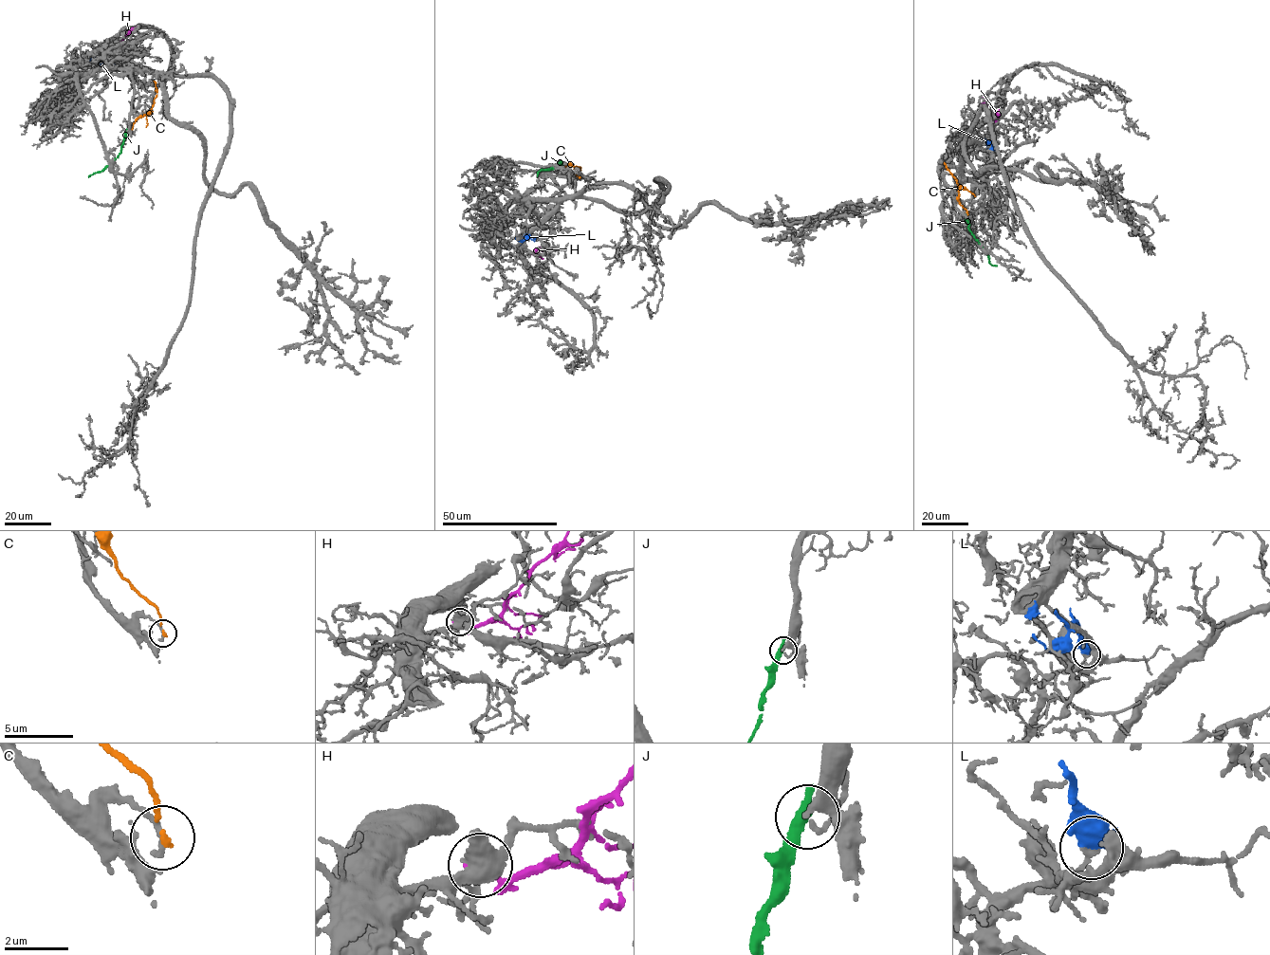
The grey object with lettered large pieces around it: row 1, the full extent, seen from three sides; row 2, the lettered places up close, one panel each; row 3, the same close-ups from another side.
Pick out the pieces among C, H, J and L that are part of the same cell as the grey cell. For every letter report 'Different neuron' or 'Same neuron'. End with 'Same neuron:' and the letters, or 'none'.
C: Different neuron
H: Different neuron
J: Different neuron
L: Different neuron
Same neuron: none

